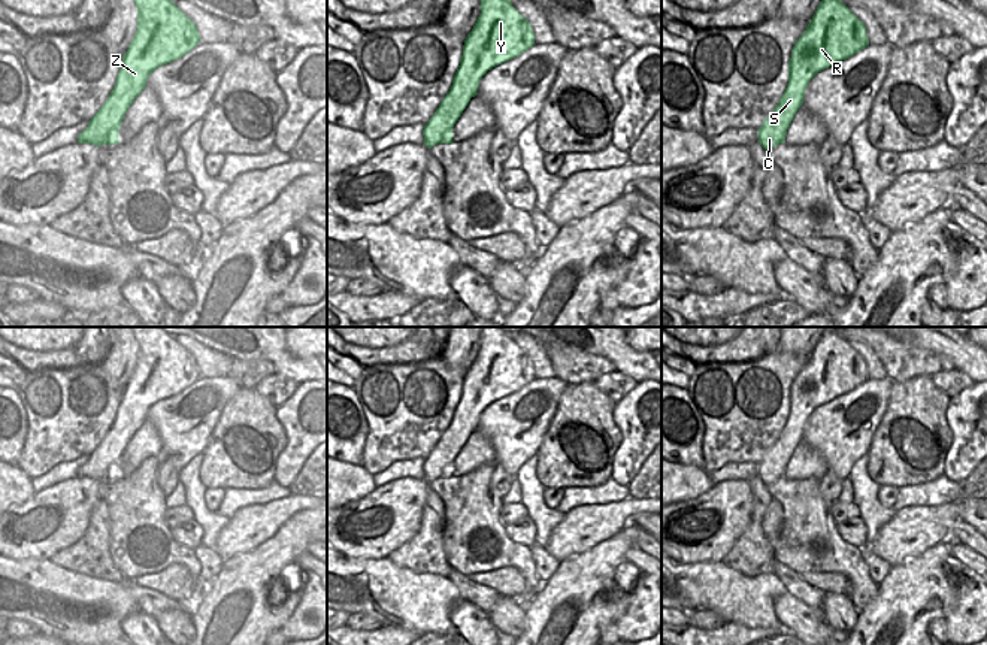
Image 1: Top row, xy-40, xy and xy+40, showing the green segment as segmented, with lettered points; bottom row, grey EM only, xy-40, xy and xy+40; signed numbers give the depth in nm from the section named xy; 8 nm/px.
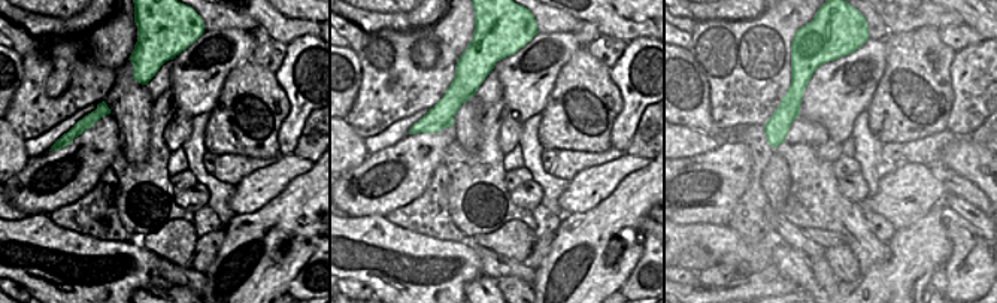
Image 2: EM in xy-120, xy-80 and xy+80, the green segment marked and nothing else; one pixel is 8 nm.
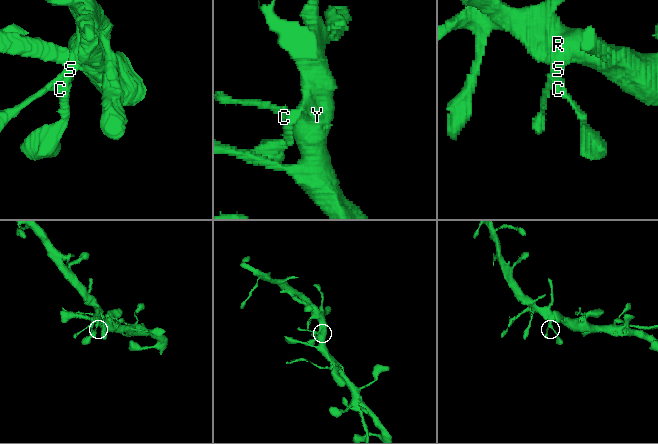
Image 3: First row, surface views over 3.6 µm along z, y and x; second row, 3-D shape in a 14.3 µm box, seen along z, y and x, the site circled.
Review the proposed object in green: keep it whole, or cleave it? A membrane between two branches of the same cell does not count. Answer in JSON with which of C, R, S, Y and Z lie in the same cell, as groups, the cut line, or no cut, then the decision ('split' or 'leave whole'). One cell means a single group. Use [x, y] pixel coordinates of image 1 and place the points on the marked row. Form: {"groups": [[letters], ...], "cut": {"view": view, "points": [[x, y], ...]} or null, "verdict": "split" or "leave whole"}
{"groups": [["C", "R", "S", "Y", "Z"]], "cut": null, "verdict": "leave whole"}

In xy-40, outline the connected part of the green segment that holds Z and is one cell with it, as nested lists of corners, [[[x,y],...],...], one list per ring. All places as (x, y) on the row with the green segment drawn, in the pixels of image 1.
[[[134,0],[137,30],[122,57],[116,84],[106,103],[78,136],[79,143],[115,145],[122,118],[146,87],[148,76],[200,42],[196,24],[170,0]]]

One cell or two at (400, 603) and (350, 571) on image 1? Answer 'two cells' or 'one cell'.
one cell

